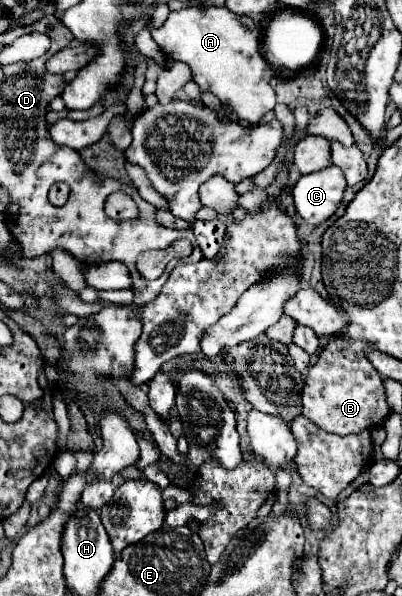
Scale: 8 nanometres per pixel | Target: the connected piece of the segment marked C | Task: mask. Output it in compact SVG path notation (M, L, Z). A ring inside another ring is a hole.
M335 165L321 169L317 173L303 175L293 187L293 201L297 213L303 221L311 225L325 223L343 201L343 191L347 183Z

